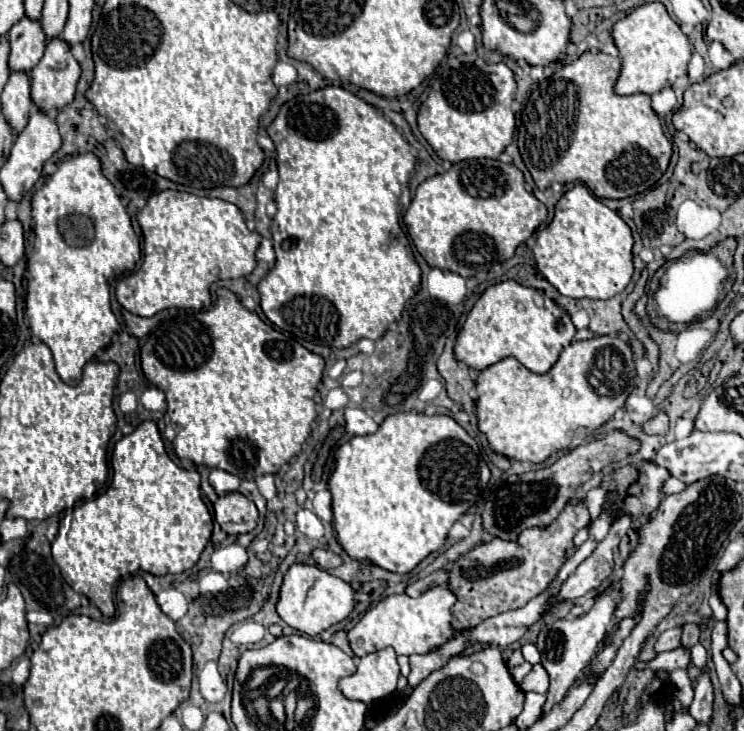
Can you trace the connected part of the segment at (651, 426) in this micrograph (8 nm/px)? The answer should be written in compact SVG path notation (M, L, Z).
M657 414L655 418L651 418L649 422L643 424L643 432L645 432L645 434L665 436L667 430L669 430L669 418L667 418L667 414Z

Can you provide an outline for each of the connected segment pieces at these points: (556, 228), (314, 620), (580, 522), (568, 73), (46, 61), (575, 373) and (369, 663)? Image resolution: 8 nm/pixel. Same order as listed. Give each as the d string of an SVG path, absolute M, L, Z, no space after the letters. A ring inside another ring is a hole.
M583 184L573 186L555 206L555 218L537 234L533 256L539 272L569 298L609 300L623 292L633 276L633 236L623 218L599 202Z
M293 564L281 586L279 602L277 602L277 614L293 628L307 636L317 636L329 626L345 620L355 608L355 598L353 598L353 588L343 582L341 578L329 574L327 570L321 570L319 566L309 566L309 564Z
M567 504L549 528L529 528L519 536L517 542L491 540L489 544L481 544L473 548L469 554L461 556L457 562L453 562L453 566L449 568L449 590L457 596L457 602L451 608L453 628L475 628L479 622L493 618L501 612L521 608L533 596L541 594L547 588L549 580L553 580L557 570L567 560L565 552L573 548L573 536L587 524L589 512L585 504Z
M585 52L551 78L537 84L521 114L519 152L539 190L549 188L553 182L583 182L597 198L629 198L649 192L665 174L673 154L673 144L663 134L661 122L651 108L651 98L647 94L615 94L619 74L619 58L603 52Z
M61 38L47 42L43 58L39 60L37 68L33 68L33 72L29 74L33 106L43 112L51 112L51 110L61 110L63 106L71 104L75 98L75 86L77 86L79 74L81 74L81 68L79 68L79 62L73 58L69 44L65 44Z
M613 336L571 342L547 374L527 370L517 358L503 358L479 372L479 430L489 438L491 450L521 462L543 462L551 454L569 448L577 434L593 434L611 420L633 392L635 376L631 346Z
M385 648L373 654L367 654L357 664L357 672L339 682L341 692L349 700L375 702L395 692L399 678L397 654L393 648Z

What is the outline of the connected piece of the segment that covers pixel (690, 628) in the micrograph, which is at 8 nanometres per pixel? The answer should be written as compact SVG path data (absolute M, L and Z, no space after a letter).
M685 624L683 626L683 640L681 640L681 644L685 648L691 648L697 642L699 642L699 628L697 628L697 624Z

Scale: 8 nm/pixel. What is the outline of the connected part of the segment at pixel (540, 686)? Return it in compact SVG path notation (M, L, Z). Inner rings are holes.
M535 664L533 670L525 676L525 680L521 682L521 690L523 692L547 694L547 690L549 690L549 674L545 672L545 668L541 664Z

